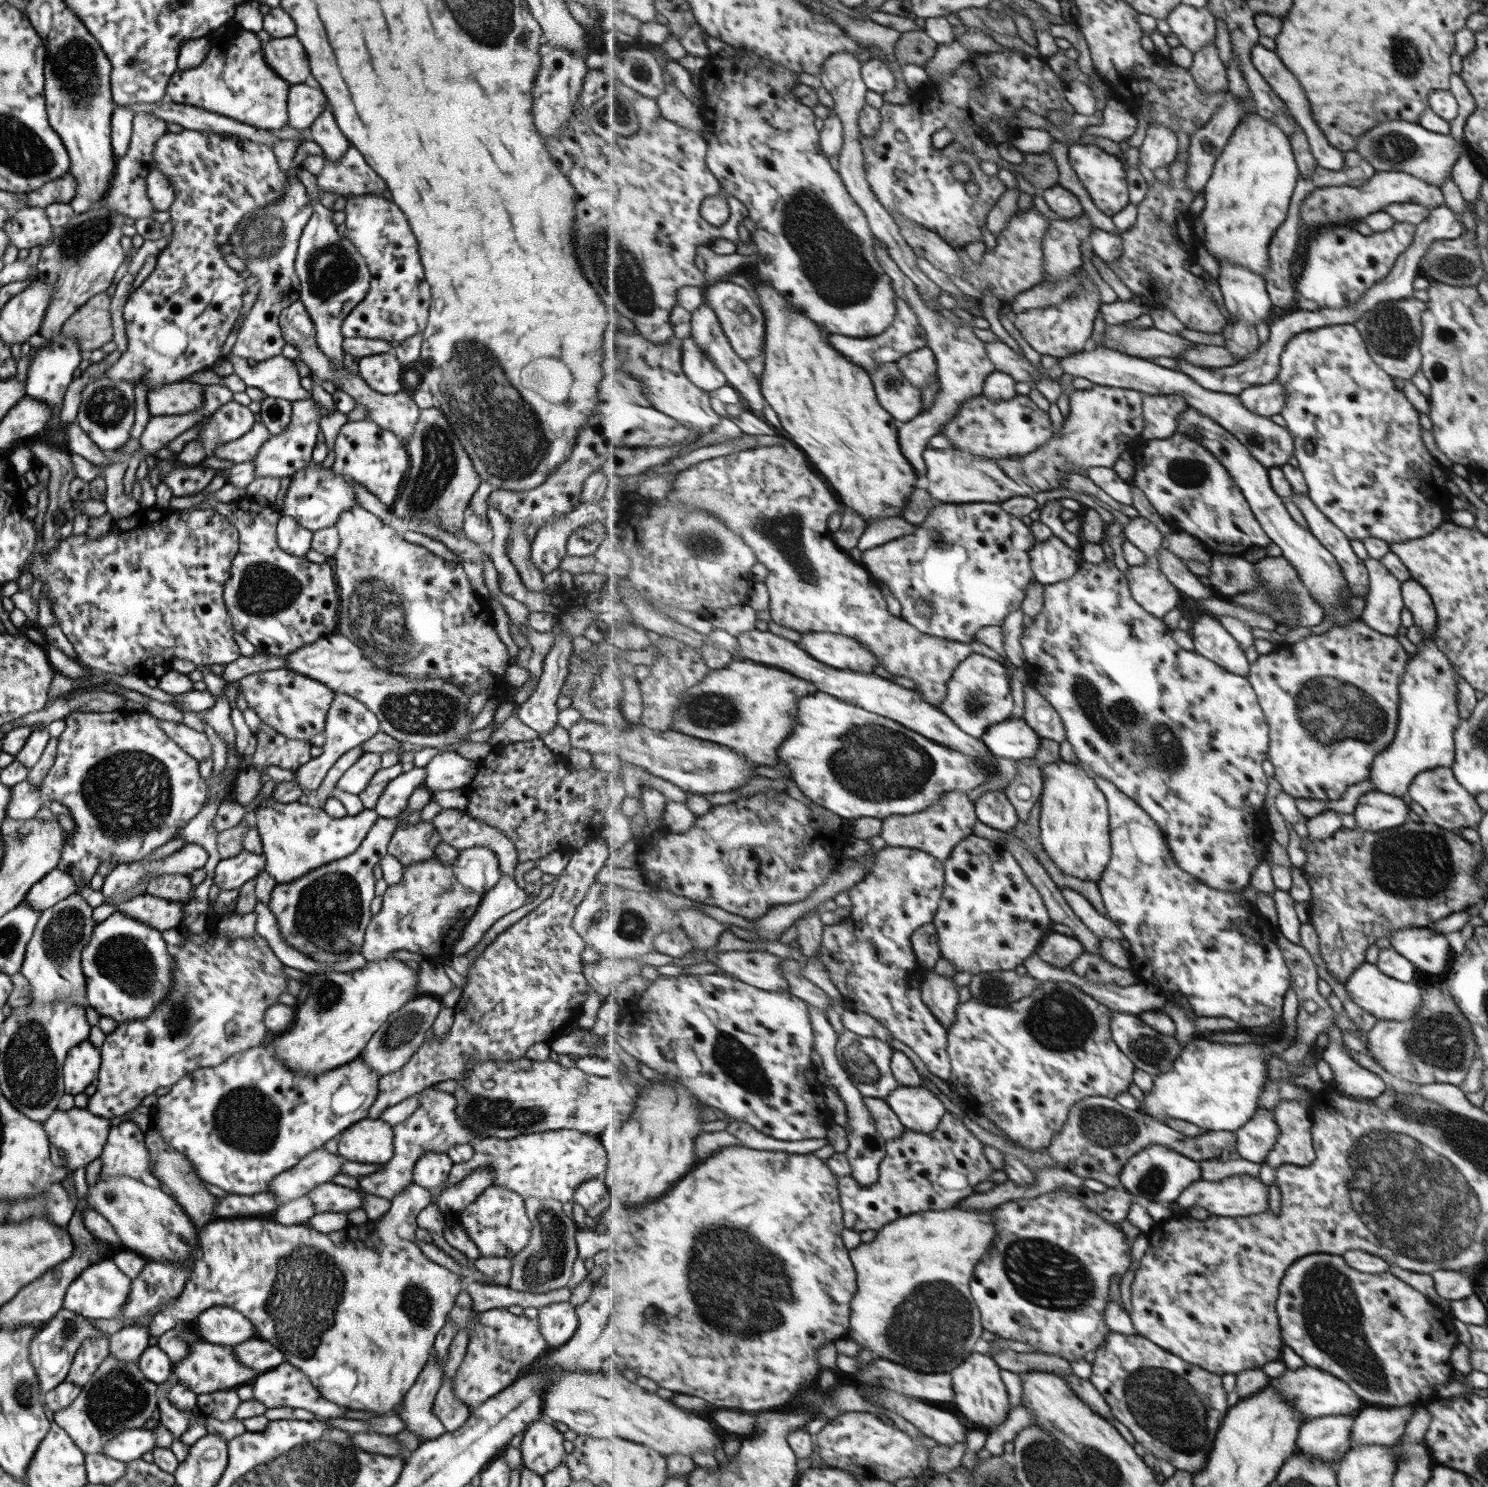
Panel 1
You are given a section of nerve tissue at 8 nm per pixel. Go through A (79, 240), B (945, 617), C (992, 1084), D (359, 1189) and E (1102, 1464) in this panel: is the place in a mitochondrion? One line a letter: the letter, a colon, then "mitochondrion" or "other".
A: mitochondrion
B: other
C: other
D: other
E: mitochondrion

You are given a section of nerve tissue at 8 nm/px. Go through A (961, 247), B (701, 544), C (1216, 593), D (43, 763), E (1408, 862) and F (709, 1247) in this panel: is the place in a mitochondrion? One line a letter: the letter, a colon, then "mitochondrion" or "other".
A: other
B: mitochondrion
C: other
D: other
E: mitochondrion
F: mitochondrion

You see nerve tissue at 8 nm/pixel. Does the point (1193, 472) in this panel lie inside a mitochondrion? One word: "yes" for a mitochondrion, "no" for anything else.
yes

